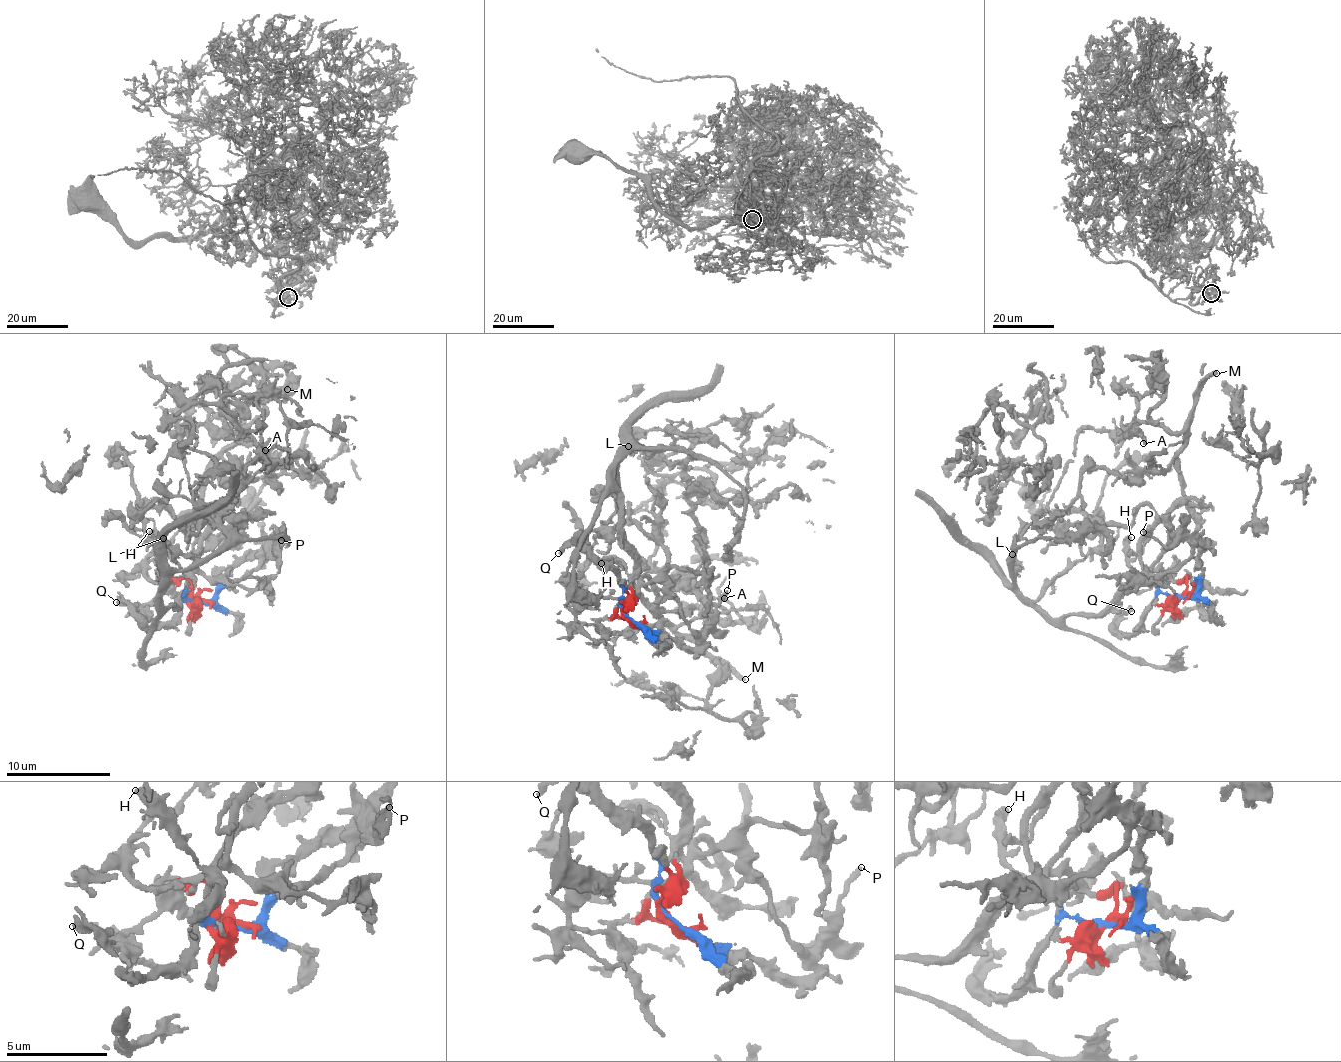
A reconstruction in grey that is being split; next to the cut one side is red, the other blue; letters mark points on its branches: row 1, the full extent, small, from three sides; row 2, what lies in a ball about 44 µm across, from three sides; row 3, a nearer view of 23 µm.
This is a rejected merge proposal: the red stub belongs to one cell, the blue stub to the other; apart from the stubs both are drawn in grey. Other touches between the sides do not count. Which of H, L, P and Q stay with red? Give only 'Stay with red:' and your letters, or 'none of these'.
Stay with red: P

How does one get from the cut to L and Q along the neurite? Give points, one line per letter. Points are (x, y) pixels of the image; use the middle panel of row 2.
L: (629, 619), (621, 596), (634, 566), (619, 524), (615, 465), (636, 448), (652, 451), (627, 447)
Q: (629, 619), (622, 589), (613, 573), (583, 539), (575, 540), (558, 552)

